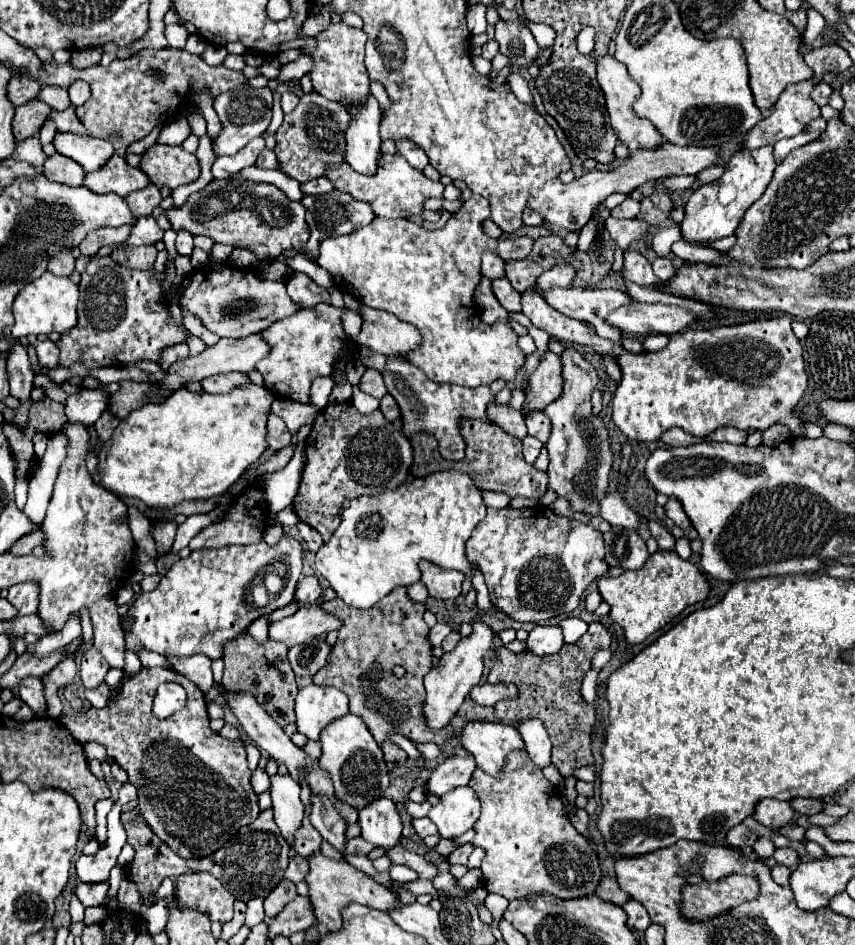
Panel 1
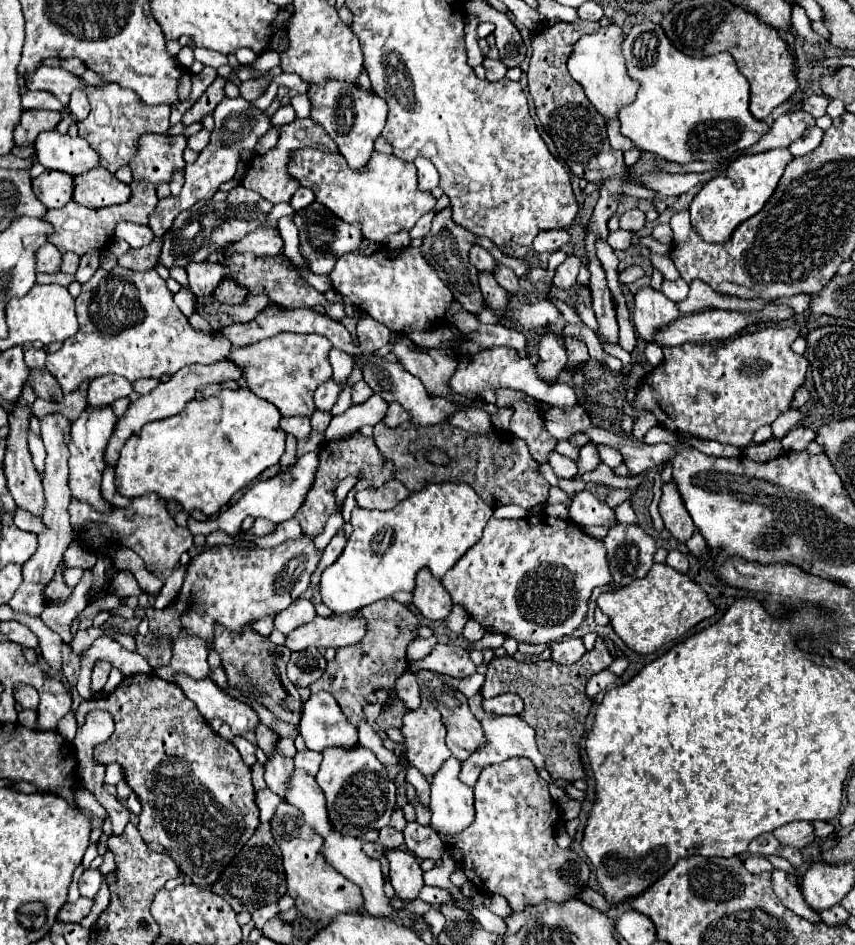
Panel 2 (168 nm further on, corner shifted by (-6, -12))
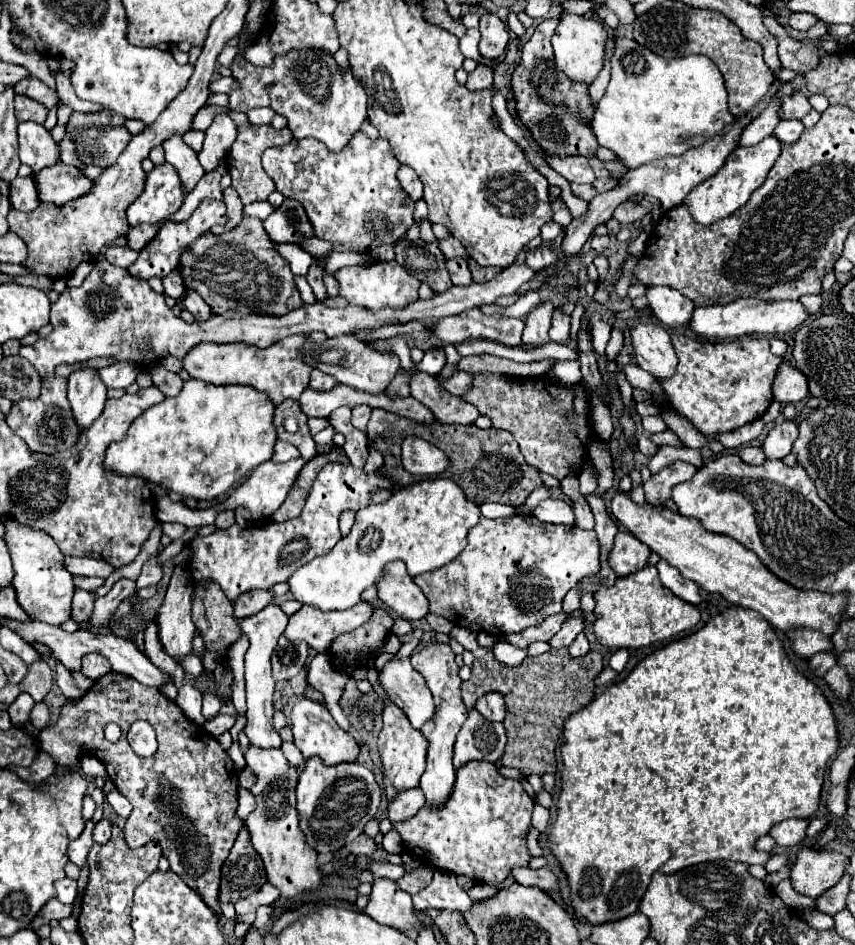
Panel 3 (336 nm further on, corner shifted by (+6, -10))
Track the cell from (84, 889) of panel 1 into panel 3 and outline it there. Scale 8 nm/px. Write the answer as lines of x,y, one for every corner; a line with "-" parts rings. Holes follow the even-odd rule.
51,899
51,901
47,901
47,903
43,905
43,909
39,911
39,915
43,917
45,923
49,923
49,921
53,921
53,919
61,921
61,919
65,919
65,917
71,915
71,905
63,905
63,903
59,903
57,899

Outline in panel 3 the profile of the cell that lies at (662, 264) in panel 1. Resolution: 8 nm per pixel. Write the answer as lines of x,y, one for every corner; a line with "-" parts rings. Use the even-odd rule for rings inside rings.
653,287
647,291
649,305
653,309
653,315
671,327
687,327
693,317
693,301
685,299
679,291
673,291
669,287

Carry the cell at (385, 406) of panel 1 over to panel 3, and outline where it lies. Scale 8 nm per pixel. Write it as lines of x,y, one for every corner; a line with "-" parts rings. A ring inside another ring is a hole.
399,369
397,371
397,375
395,375
395,379
389,383
389,387
387,387
387,395
399,395
399,397
407,397
409,395
409,379
411,379
411,375
415,373
415,369
411,369
409,373
407,371
403,371
403,369

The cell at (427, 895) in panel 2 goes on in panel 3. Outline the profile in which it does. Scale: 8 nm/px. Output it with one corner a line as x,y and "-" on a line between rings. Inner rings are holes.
435,871
433,881
429,887
419,891
413,897
413,905
417,911
425,911
429,907
433,909
449,909
449,911
469,911
471,899
455,881
455,875
451,871

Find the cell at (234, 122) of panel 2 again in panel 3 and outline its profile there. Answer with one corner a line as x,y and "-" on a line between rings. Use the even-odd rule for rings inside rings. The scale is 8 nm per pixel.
168,162
155,165
145,177
143,193
129,205
127,221
131,227
141,223
157,223
177,211
183,199
185,195
175,167

